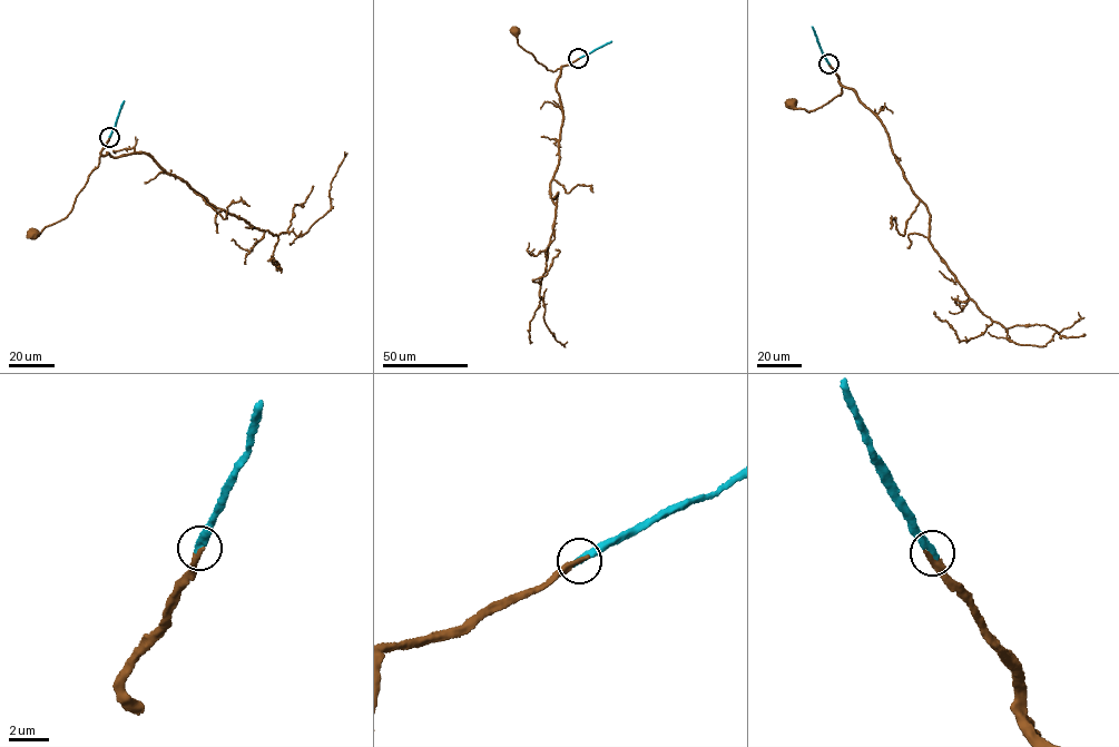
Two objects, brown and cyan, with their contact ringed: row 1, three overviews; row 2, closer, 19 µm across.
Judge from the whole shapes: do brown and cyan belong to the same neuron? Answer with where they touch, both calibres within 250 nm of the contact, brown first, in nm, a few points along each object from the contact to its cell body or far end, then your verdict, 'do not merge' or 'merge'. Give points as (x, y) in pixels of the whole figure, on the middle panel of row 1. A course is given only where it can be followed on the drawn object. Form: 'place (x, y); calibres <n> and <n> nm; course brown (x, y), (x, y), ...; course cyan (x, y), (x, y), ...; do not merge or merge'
place (578, 58); calibres 320 and 360 nm; course brown (579, 58), (553, 71), (549, 70), (518, 45), (514, 31); course cyan (579, 58), (611, 41); merge

